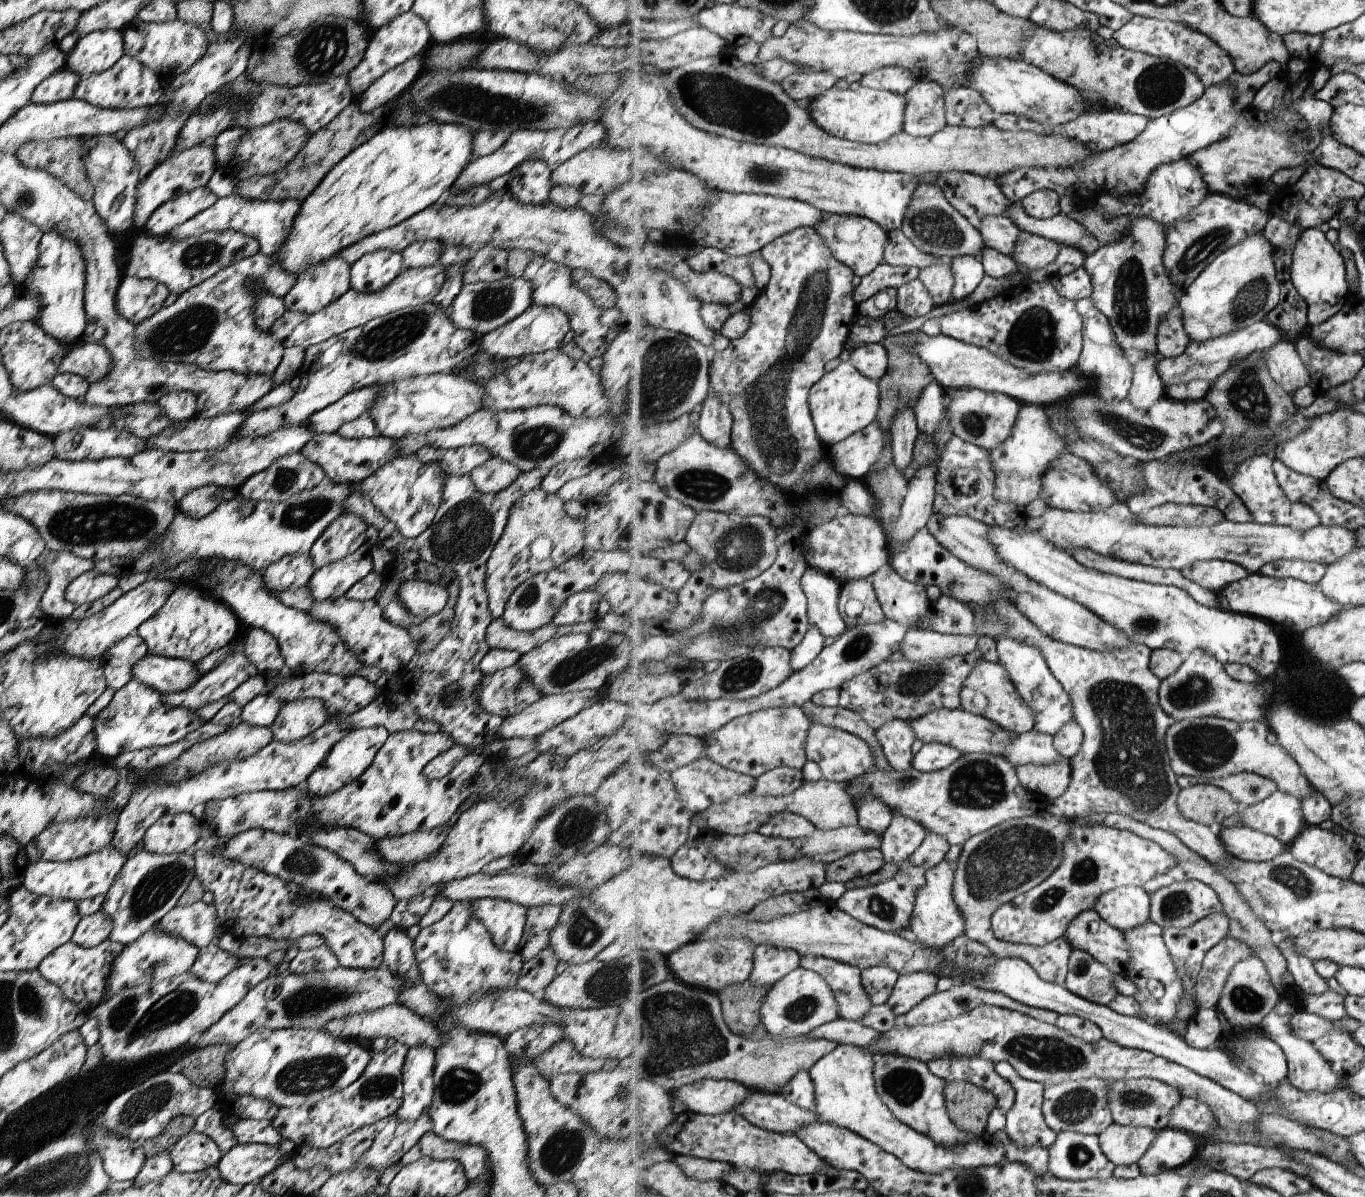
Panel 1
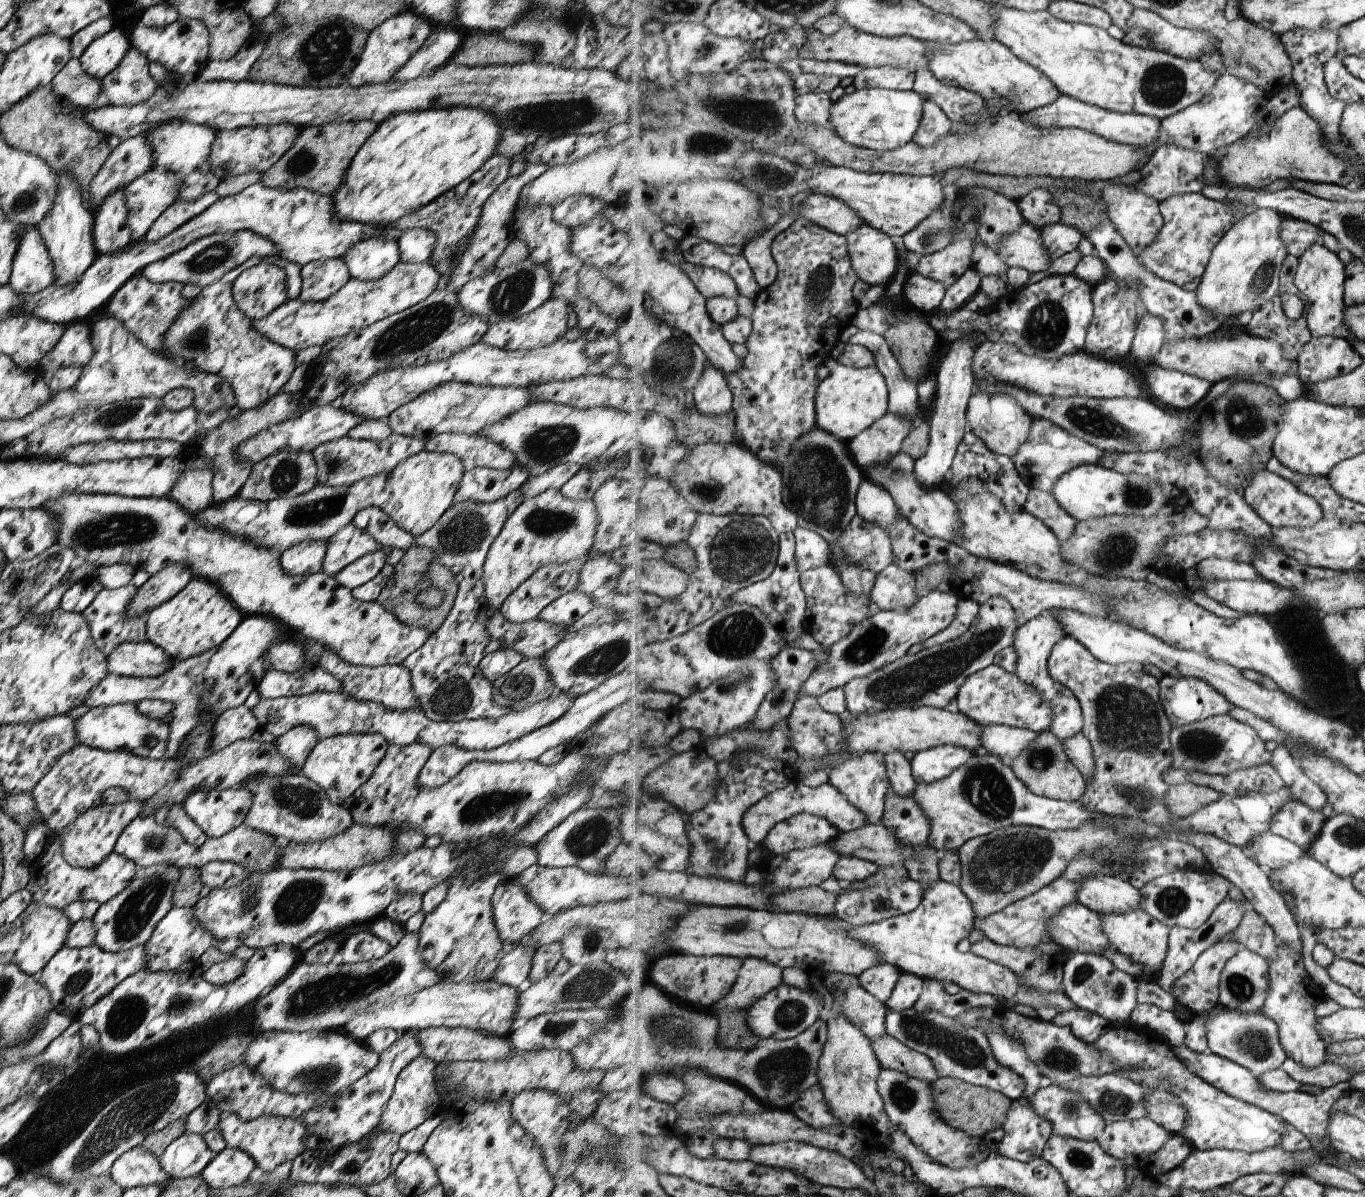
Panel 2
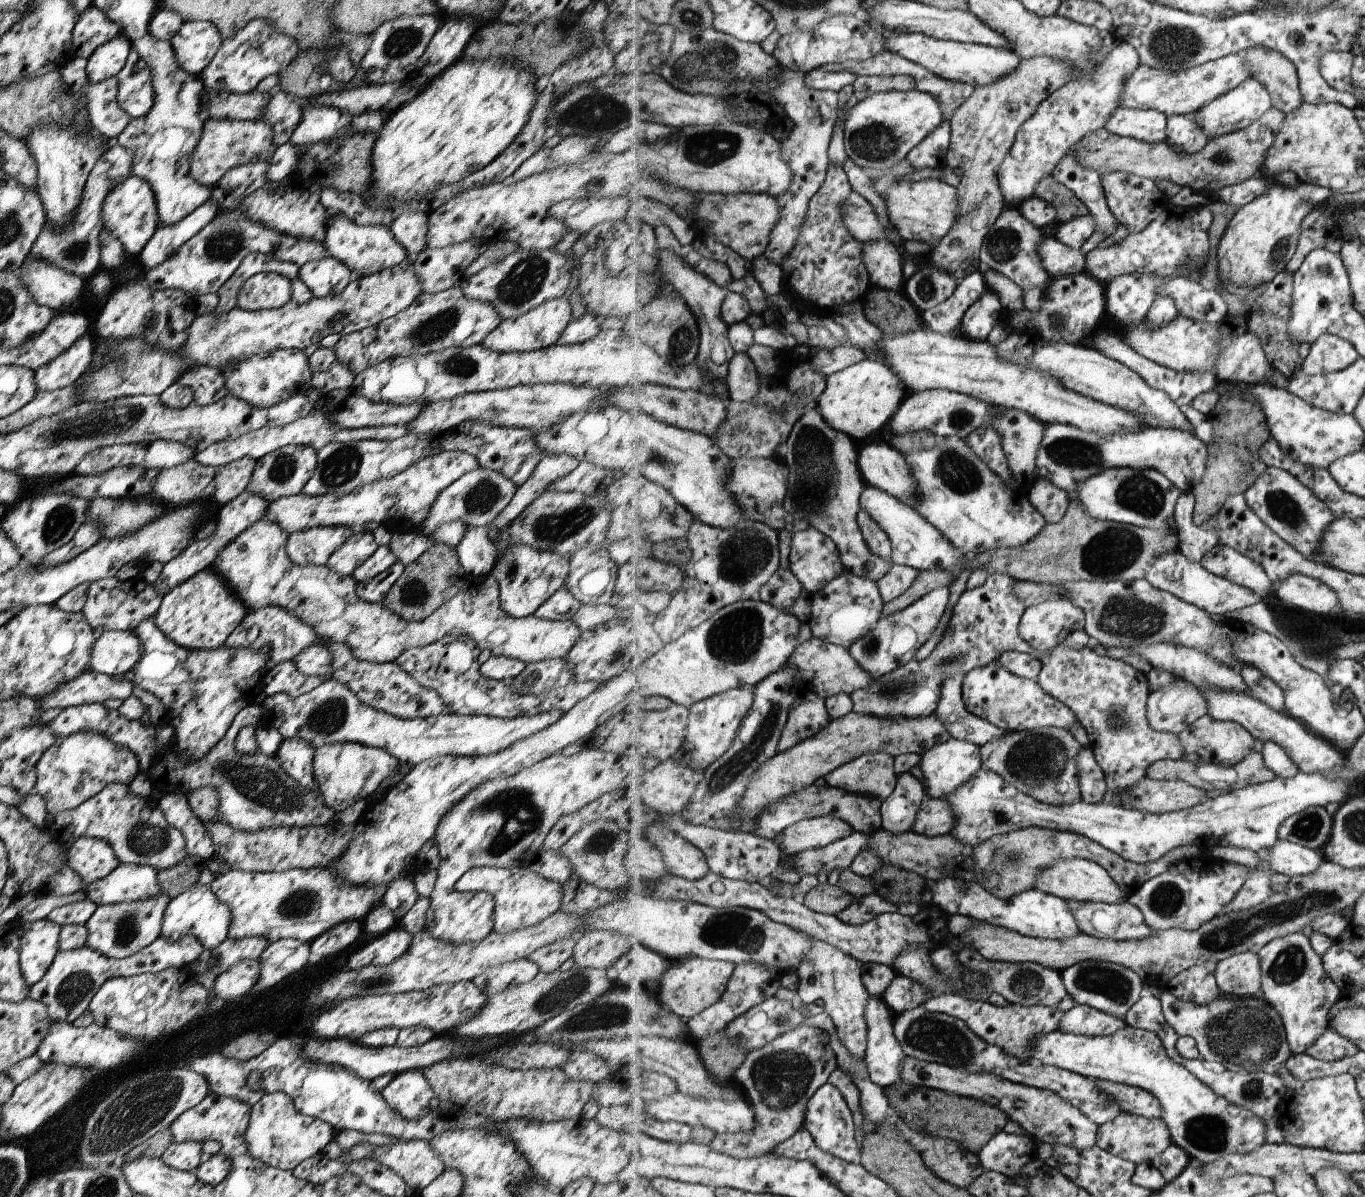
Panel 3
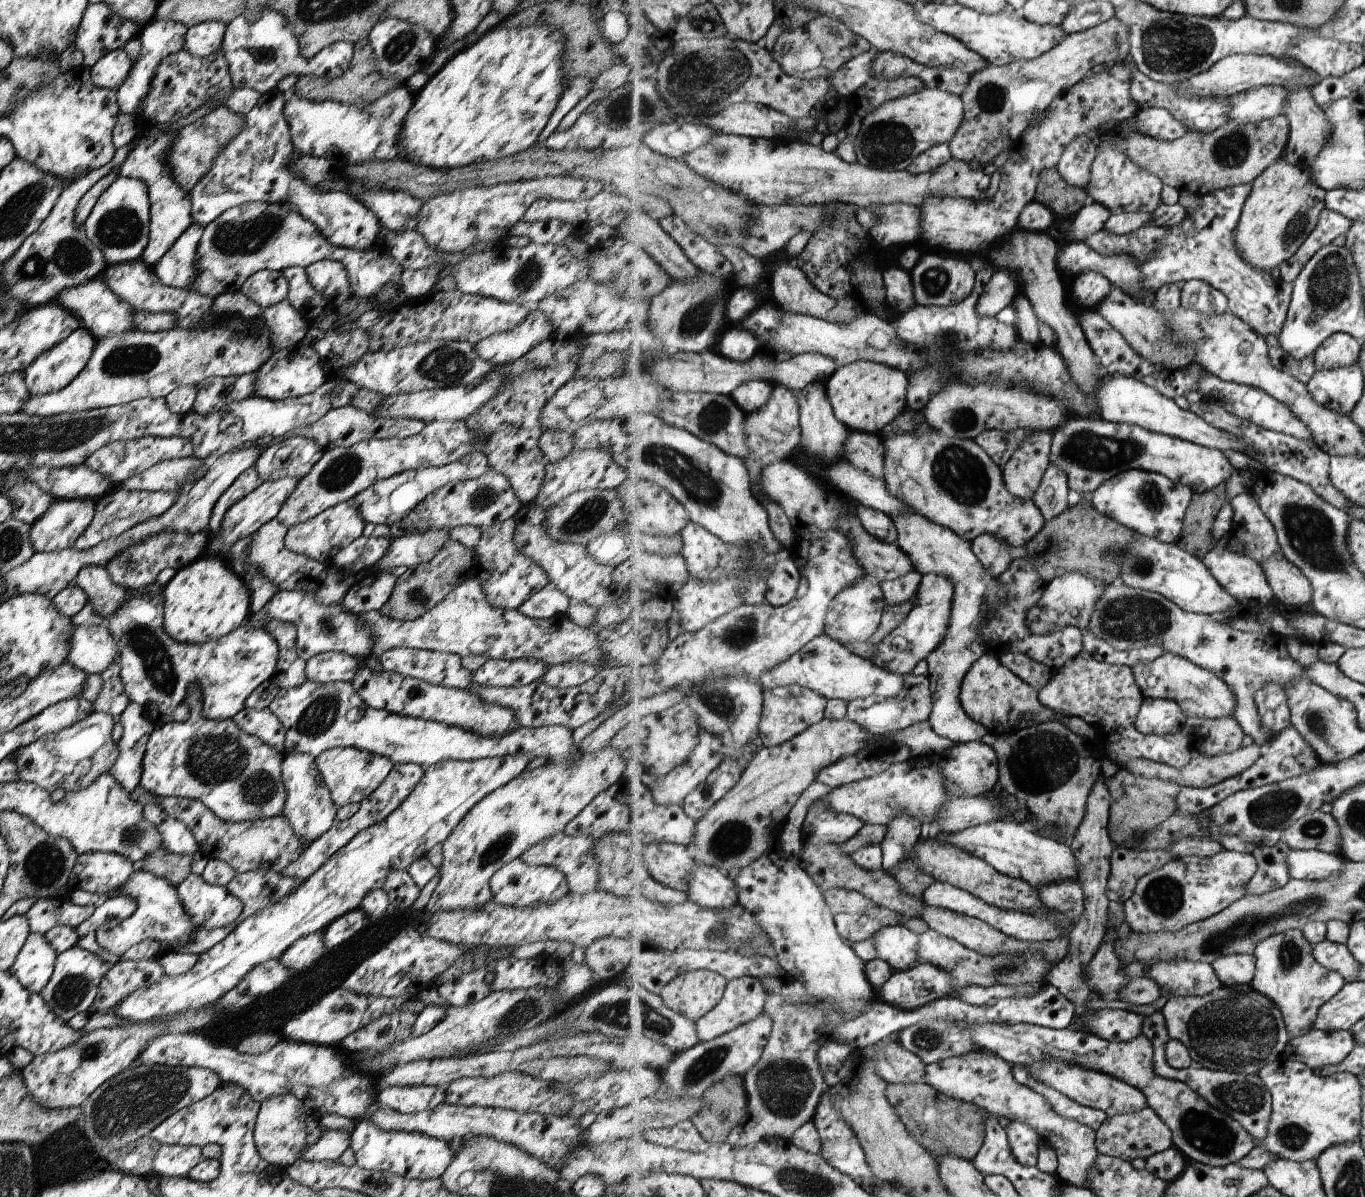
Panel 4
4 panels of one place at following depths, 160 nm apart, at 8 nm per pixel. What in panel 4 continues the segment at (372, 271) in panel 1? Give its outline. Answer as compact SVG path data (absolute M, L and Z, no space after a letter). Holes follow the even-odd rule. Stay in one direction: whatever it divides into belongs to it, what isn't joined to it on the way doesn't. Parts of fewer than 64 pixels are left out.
M276 88L260 94L255 105L244 115L244 127L237 136L222 148L219 156L212 162L212 167L207 174L190 190L190 215L191 223L201 224L204 228L219 214L229 207L236 207L246 202L285 203L289 208L298 212L305 220L312 222L323 238L329 244L336 247L356 251L379 247L380 224L374 212L363 206L351 195L339 191L318 192L315 187L310 187L302 182L296 173L290 170L288 164L290 158L295 156L290 139L289 127L283 116L283 107L286 103L287 94Z

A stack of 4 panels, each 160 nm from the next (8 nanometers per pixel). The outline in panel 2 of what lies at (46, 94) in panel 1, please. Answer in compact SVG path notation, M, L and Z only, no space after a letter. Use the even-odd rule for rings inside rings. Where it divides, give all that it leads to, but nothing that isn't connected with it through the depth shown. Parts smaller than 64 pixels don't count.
M70 58L51 79L49 86L56 97L76 108L91 110L104 103L100 96L100 81L86 75L77 59Z

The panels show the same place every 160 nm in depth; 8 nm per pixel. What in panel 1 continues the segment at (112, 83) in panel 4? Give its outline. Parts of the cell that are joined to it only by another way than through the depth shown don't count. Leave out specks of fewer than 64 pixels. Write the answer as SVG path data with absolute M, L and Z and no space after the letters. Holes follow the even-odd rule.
M115 29L96 30L81 35L65 54L65 68L80 78L100 73L115 64L123 51L123 33Z

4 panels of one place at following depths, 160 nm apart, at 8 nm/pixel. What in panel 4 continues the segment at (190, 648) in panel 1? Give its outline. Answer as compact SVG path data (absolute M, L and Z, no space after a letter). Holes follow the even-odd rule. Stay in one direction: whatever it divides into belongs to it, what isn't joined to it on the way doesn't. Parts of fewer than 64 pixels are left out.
M199 556L193 562L175 570L171 579L162 587L162 625L164 631L178 643L198 644L217 640L235 630L250 614L250 591L230 569L226 559L213 556Z

